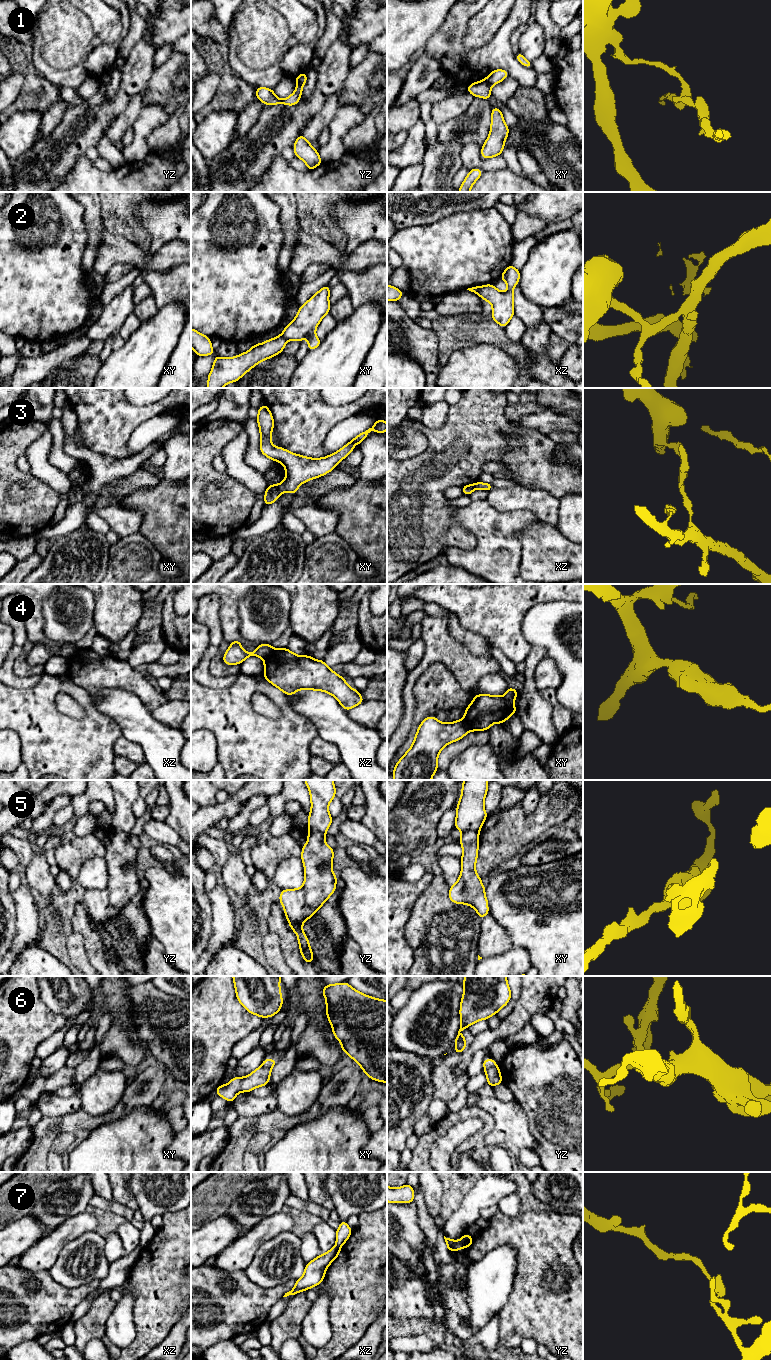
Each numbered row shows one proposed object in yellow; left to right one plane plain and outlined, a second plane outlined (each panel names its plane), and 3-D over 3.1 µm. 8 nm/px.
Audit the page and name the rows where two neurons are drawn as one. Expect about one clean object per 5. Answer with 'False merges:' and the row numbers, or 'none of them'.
False merges: 1, 2, 3, 4, 5, 6, 7

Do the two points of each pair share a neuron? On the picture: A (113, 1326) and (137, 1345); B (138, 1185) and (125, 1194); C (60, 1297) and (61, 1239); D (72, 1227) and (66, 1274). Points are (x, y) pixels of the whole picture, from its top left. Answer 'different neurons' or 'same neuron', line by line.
A: different neurons
B: different neurons
C: different neurons
D: different neurons

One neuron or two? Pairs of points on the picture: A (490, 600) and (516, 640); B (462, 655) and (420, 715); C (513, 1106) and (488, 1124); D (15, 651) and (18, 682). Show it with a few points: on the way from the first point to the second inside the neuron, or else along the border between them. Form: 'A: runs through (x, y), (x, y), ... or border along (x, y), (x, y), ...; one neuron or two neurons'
A: runs through (493, 610), (500, 624), (506, 630); one neuron
B: border along (427, 667), (433, 663), (441, 663), (465, 690); two neurons
C: border along (477, 1105), (493, 1118), (494, 1128), (485, 1142); two neurons
D: runs through (10, 659), (10, 674); one neuron

